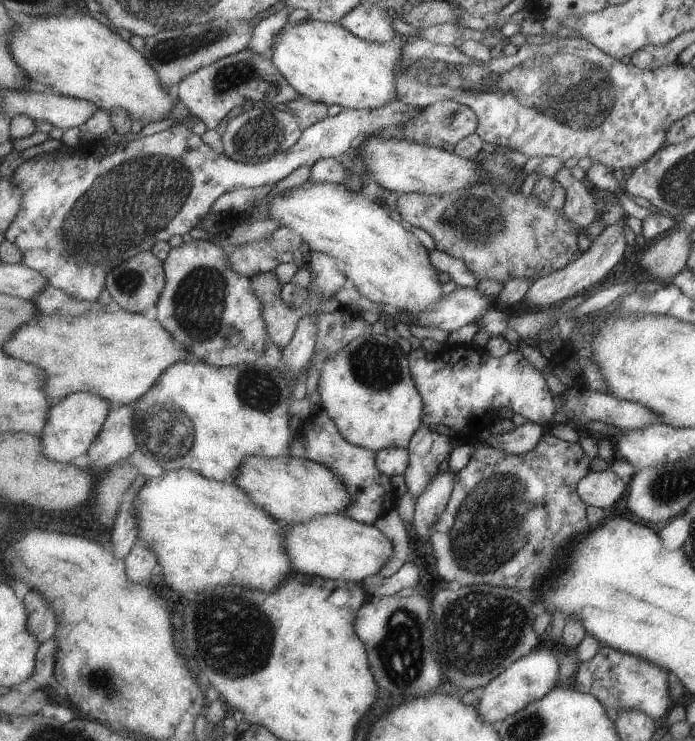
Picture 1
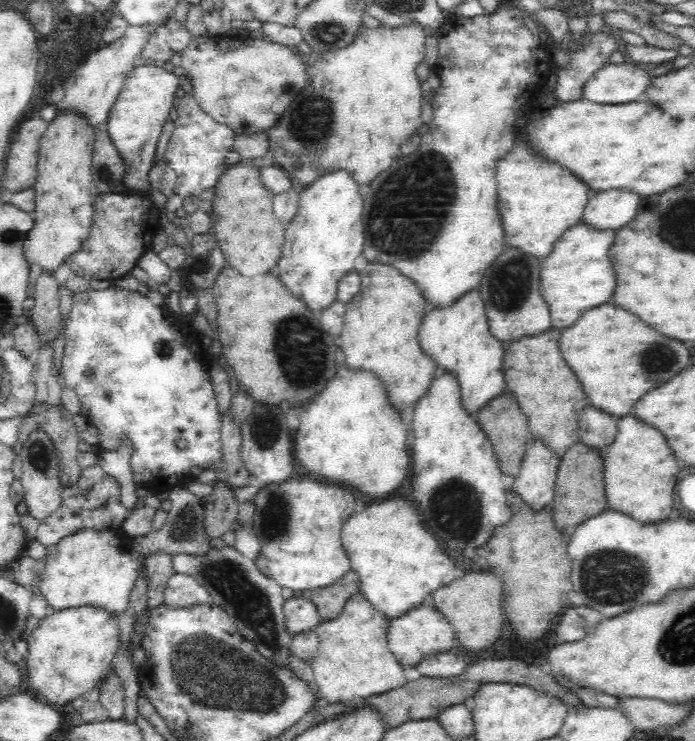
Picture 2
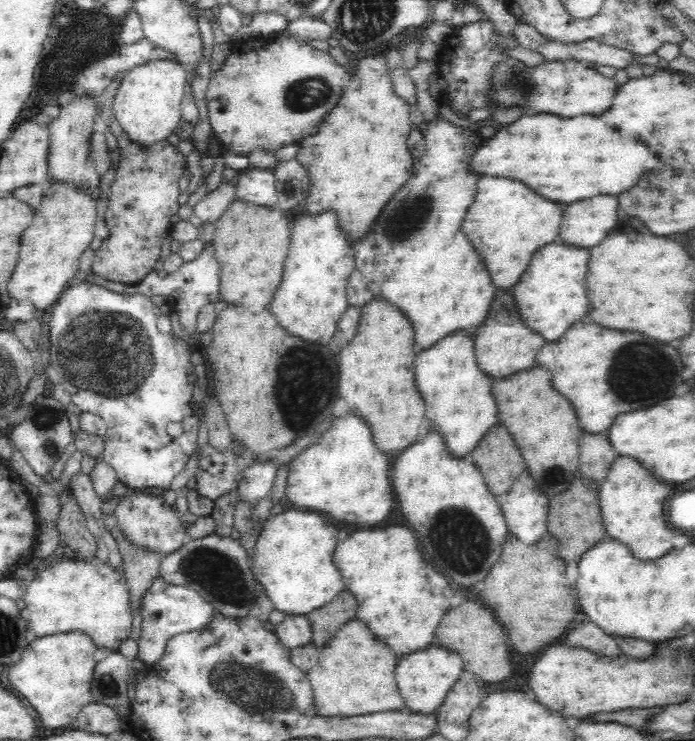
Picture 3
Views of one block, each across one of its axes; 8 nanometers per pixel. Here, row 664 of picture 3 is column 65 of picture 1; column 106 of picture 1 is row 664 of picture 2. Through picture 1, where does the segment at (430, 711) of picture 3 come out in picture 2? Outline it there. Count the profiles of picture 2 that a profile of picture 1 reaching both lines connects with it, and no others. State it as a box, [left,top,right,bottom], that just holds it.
[388,605,456,675]

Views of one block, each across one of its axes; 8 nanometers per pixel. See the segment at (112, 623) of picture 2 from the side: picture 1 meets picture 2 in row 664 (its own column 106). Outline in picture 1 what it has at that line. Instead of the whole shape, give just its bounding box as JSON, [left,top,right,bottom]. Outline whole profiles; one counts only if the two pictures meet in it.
[8,11,176,124]

